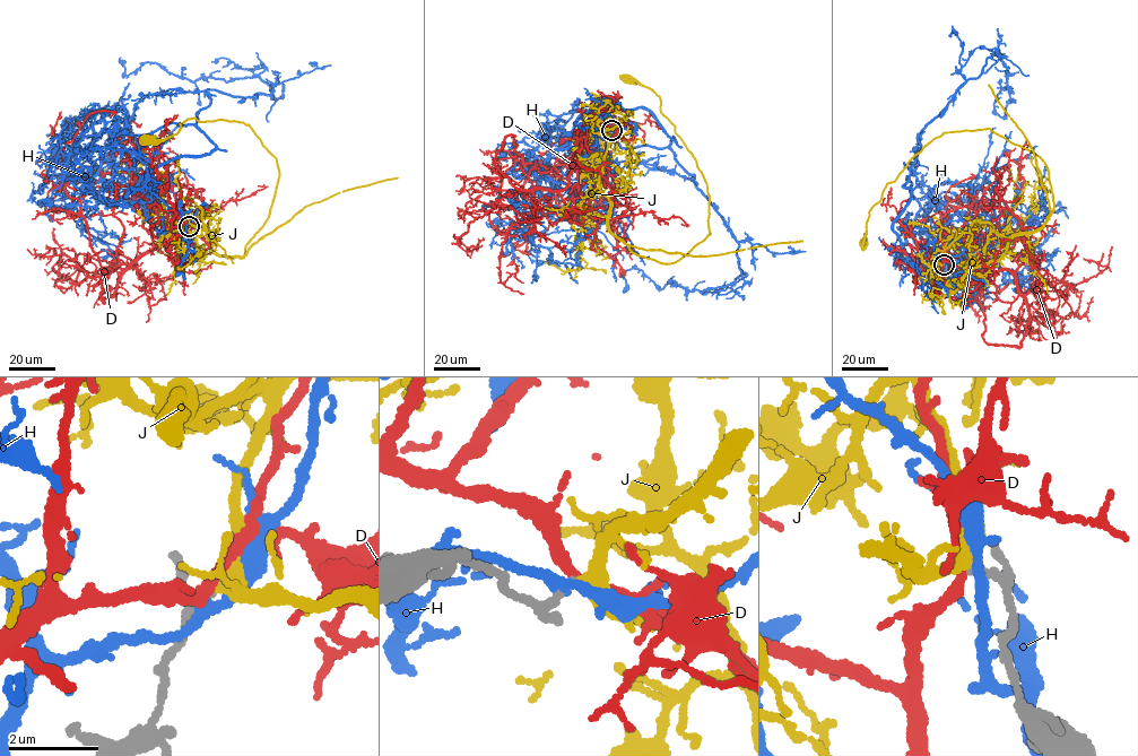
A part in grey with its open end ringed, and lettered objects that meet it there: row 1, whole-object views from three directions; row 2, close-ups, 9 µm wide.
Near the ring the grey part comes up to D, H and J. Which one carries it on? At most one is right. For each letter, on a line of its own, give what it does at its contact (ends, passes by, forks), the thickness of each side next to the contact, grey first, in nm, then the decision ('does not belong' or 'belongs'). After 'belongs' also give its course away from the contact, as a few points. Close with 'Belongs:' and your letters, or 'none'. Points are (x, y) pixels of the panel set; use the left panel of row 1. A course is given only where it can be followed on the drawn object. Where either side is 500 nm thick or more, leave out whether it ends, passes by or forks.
D: it passes by | 150/240 nm | does not belong
H: it passes by | 170/240 nm | does not belong
J: it passes by | 150/360 nm | belongs | via (189, 226), (206, 207), (211, 250), (243, 257), (267, 220), (275, 157), (235, 120), (194, 116), (147, 140)
Belongs: J

